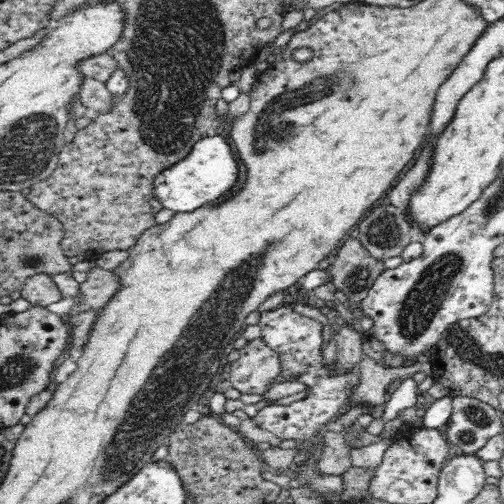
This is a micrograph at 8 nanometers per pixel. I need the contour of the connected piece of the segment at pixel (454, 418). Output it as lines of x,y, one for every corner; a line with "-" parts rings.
467,396
451,399
452,414
444,431
458,453
474,455
492,436
503,432
499,412
493,406

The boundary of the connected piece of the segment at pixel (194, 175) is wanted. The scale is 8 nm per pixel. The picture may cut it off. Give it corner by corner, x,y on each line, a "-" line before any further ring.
211,133
210,136
196,142
190,154
174,166
164,169
154,180
154,192
160,204
176,213
191,213
202,207
211,207
214,202
222,202
230,196
230,188
238,180
238,162
234,152
222,133

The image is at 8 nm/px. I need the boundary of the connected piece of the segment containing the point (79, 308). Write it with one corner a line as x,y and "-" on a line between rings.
97,266
87,272
87,279
80,284
81,297
74,300
75,305
69,315
91,309
102,310
109,300
120,291
120,279
114,270
102,270

